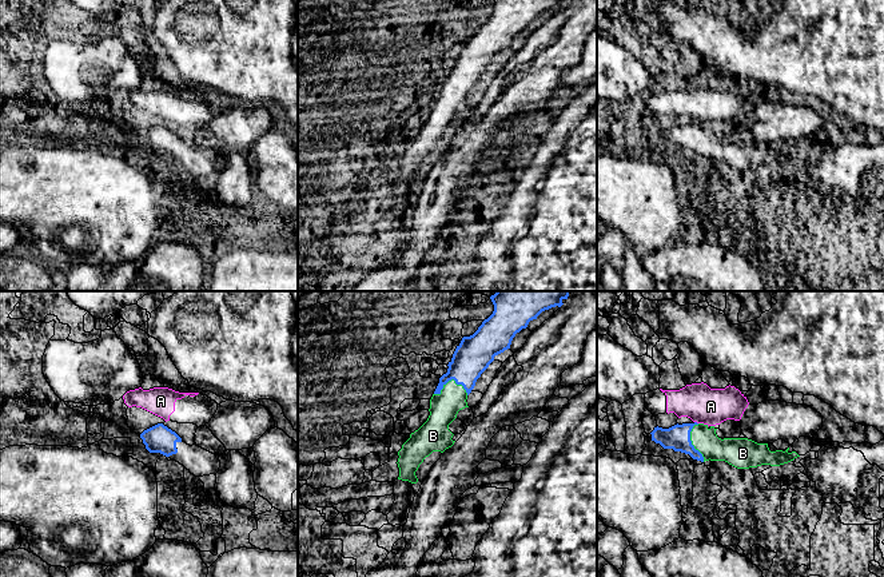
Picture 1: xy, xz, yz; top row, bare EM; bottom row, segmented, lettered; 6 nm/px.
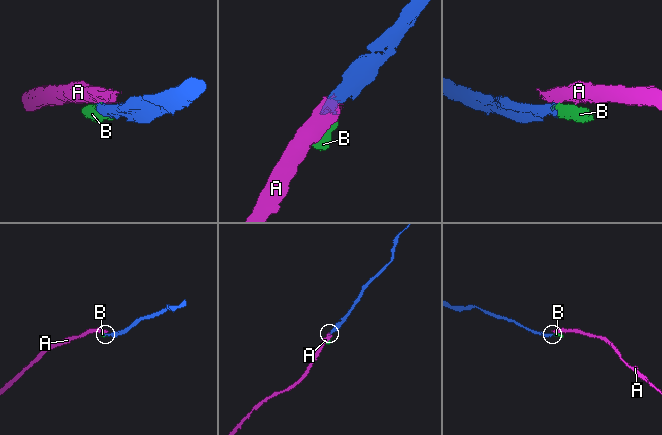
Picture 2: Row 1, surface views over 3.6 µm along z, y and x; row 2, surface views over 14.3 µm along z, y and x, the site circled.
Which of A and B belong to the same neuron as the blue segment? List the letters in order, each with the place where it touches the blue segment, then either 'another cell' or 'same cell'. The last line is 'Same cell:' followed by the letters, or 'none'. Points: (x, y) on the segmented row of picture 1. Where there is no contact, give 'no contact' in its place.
A: yz (696, 422) | another cell
B: xz (450, 379) | same cell
Same cell: B

